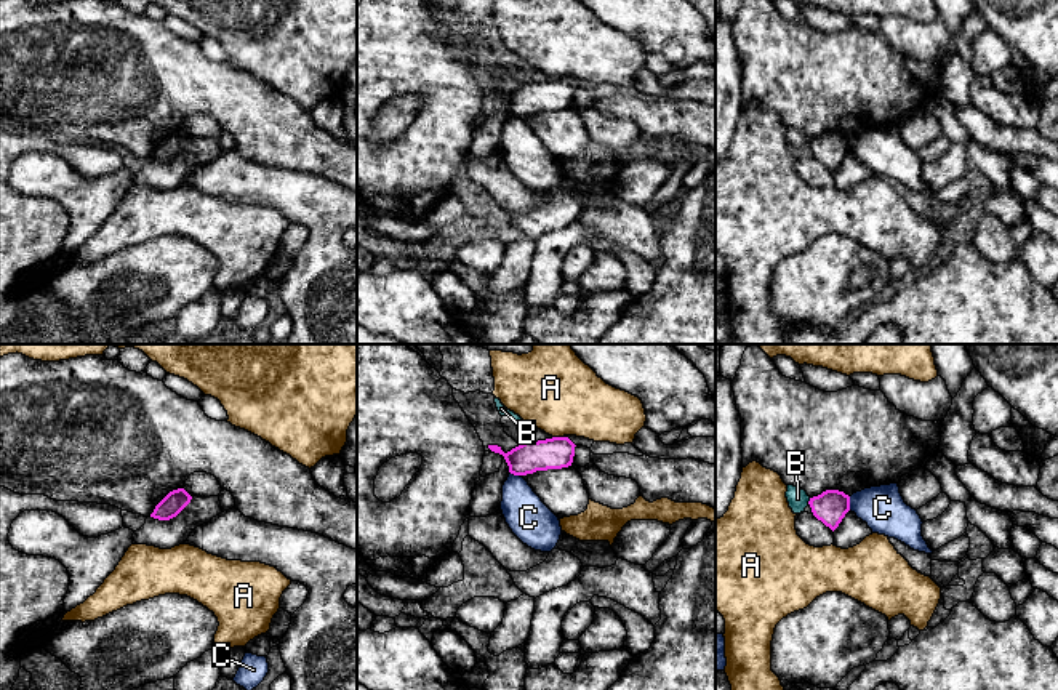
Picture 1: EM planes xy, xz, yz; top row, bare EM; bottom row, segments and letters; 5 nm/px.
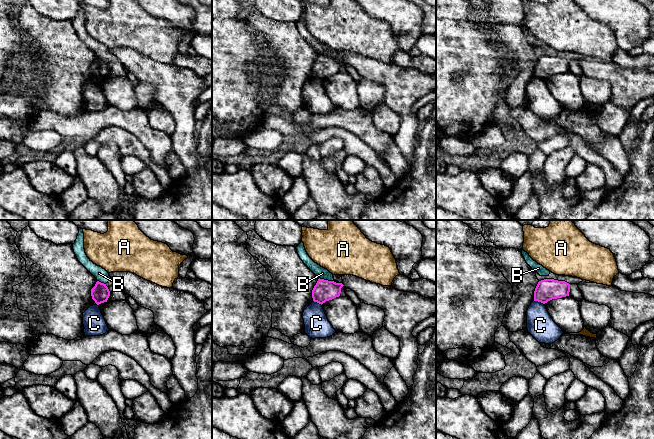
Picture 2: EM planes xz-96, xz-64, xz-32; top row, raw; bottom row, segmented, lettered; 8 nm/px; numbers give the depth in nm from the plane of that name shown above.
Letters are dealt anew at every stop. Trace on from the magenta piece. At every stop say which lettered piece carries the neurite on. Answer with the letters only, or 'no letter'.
no letter

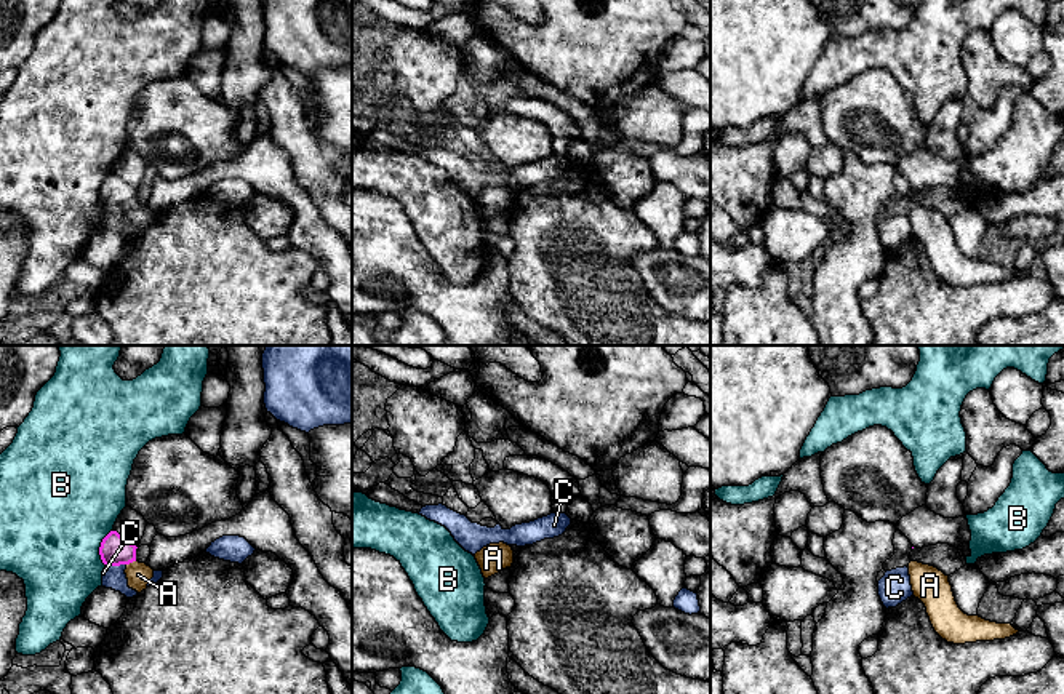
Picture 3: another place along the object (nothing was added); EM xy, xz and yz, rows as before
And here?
no letter

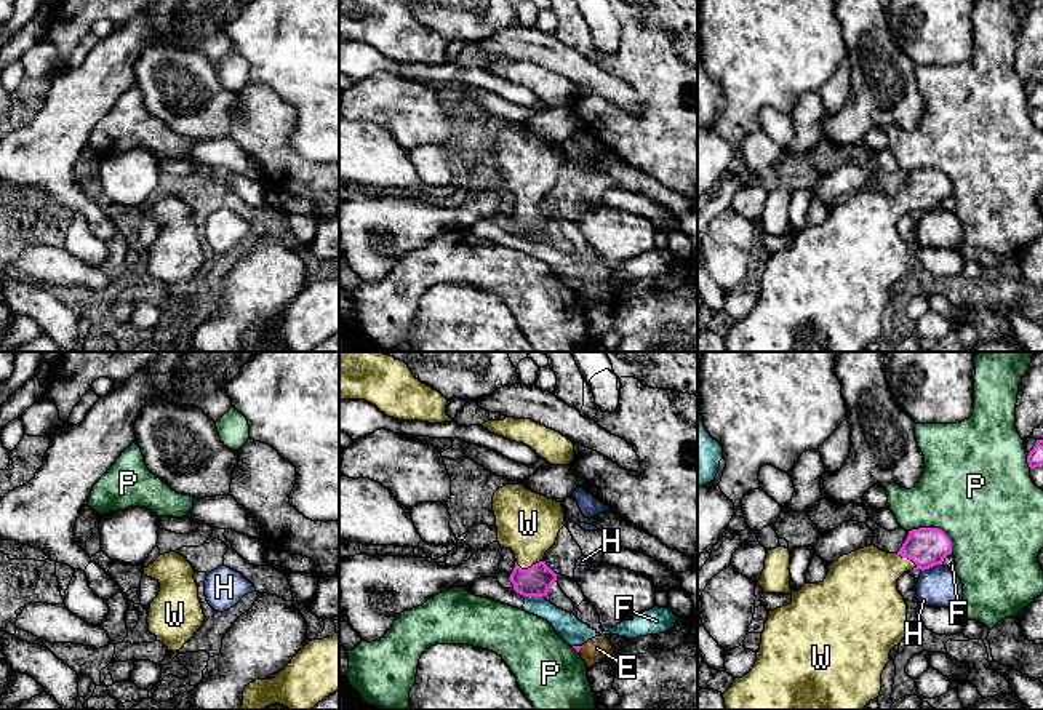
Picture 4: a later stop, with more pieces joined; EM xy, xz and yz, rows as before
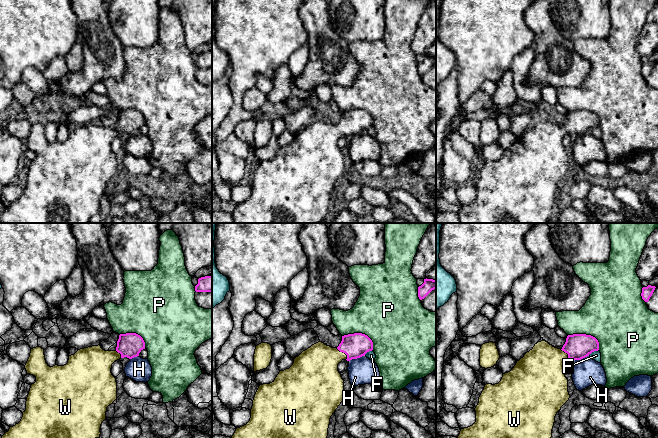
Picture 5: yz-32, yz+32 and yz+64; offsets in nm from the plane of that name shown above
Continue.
W

